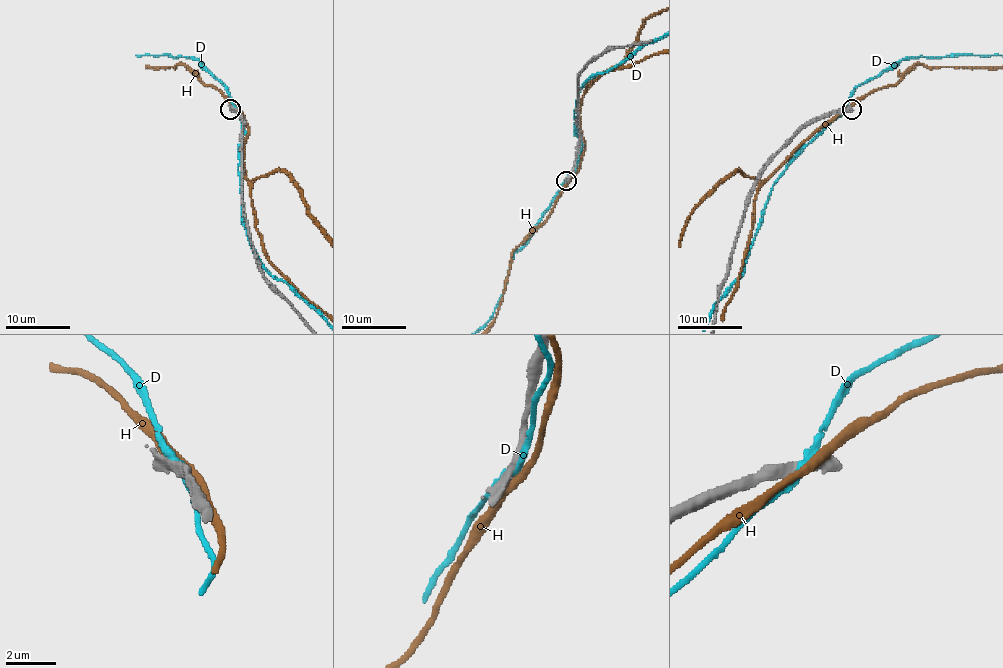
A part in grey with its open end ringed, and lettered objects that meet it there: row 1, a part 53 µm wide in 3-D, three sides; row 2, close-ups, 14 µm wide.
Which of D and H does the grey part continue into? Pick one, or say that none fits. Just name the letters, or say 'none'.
none

